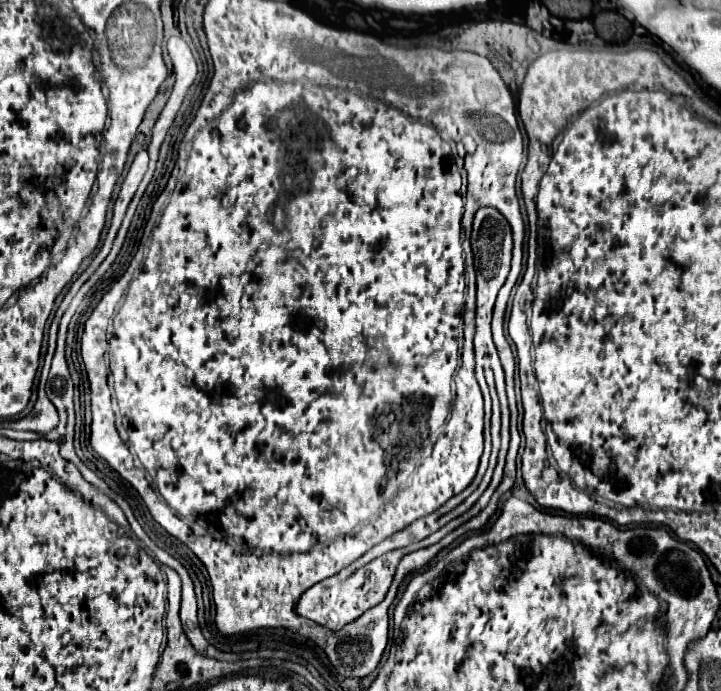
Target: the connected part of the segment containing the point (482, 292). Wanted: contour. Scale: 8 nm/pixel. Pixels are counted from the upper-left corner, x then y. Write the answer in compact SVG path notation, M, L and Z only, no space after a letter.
M482 207L474 217L474 231L472 231L472 251L474 251L474 267L476 267L476 351L478 357L494 357L494 343L490 333L492 323L492 309L496 303L496 295L504 285L510 273L510 253L512 253L512 231L508 221L502 217L500 211L492 207Z

